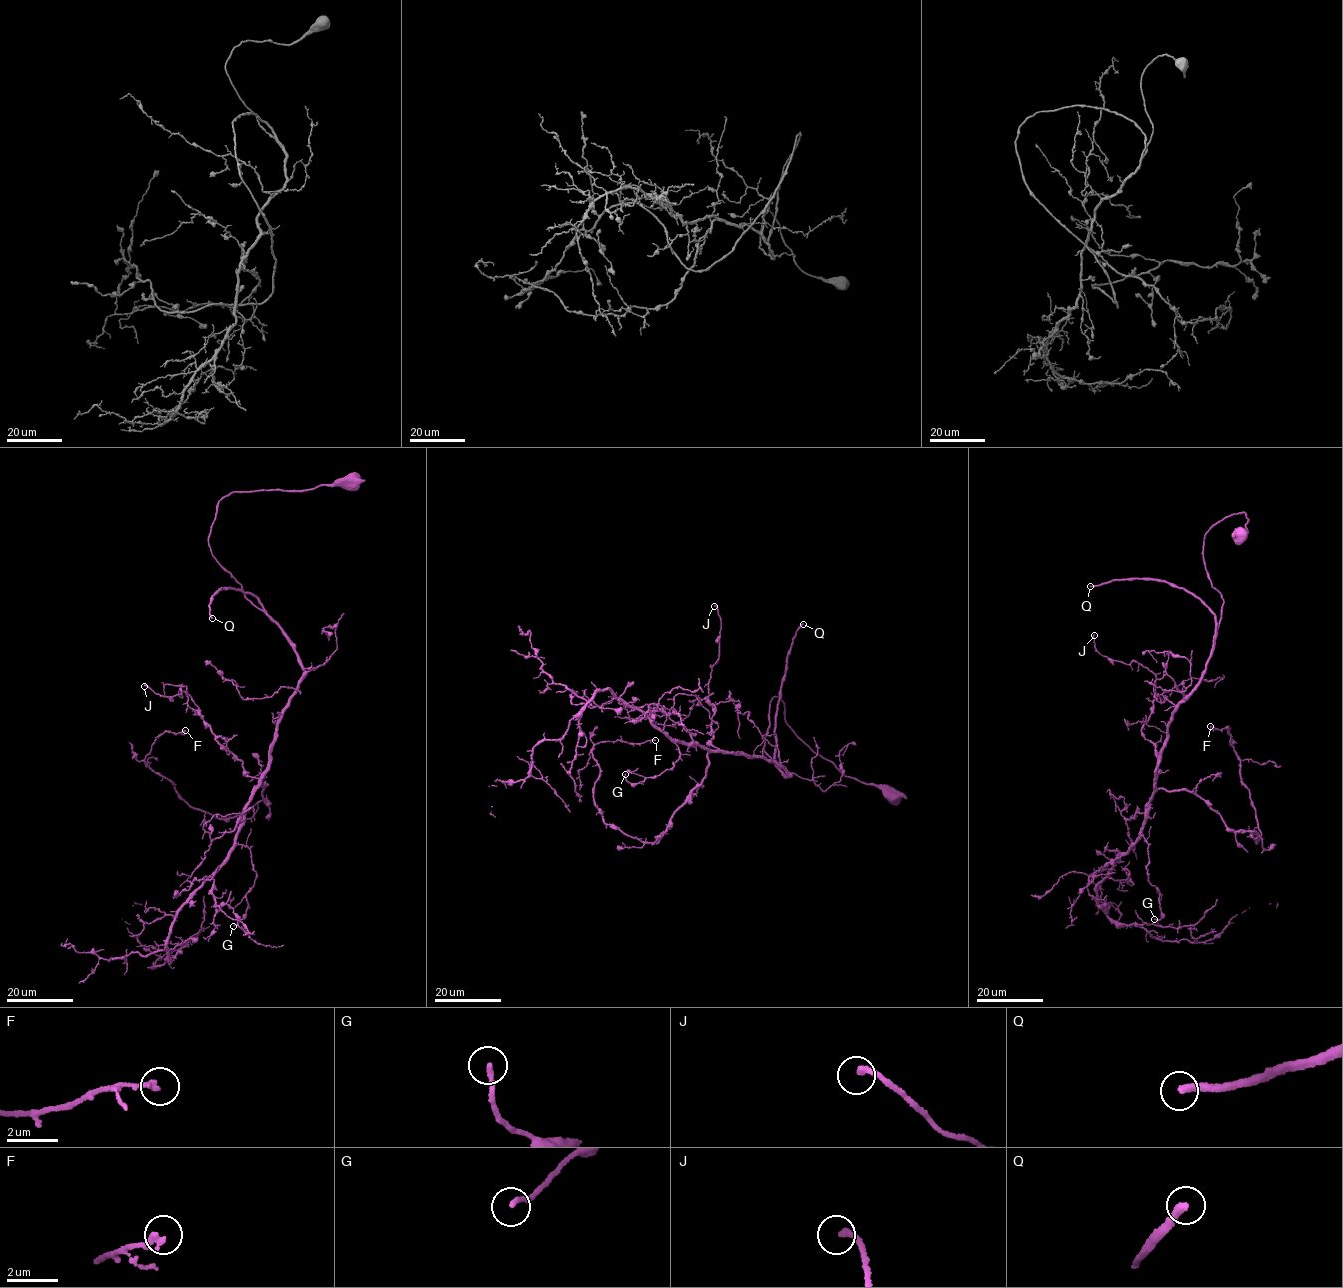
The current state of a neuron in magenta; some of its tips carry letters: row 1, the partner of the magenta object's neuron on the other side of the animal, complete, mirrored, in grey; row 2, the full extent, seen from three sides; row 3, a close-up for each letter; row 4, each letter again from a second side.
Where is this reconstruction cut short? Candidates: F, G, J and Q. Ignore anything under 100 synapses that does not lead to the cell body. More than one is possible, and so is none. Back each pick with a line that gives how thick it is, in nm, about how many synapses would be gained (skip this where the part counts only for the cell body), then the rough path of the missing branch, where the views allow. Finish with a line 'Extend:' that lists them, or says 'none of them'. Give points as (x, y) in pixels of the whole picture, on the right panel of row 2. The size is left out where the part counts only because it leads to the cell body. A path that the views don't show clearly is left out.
Q: 320 nm | 450 syn | (1090, 586), (1062, 612), (1068, 659), (1147, 756), (1173, 821), (1160, 833), (1119, 812), (1335, 757)
Extend: Q

